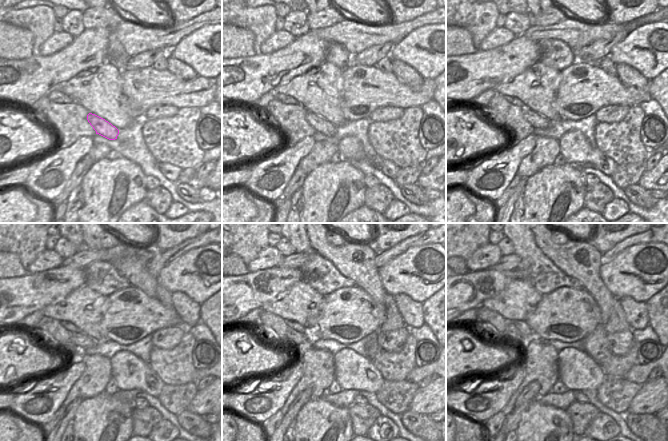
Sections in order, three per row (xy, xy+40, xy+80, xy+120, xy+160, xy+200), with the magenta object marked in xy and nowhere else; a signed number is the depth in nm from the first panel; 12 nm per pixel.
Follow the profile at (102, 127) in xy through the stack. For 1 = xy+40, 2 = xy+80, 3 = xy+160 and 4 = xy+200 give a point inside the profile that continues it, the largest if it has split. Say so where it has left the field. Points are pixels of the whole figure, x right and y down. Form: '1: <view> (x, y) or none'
1: xy+40 (320, 124)
2: xy+80 (536, 120)
3: xy+160 (300, 340)
4: xy+200 (511, 332)

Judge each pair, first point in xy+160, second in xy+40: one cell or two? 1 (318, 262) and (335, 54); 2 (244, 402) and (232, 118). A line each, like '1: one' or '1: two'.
1: one
2: two

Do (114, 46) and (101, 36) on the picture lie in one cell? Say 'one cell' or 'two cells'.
two cells

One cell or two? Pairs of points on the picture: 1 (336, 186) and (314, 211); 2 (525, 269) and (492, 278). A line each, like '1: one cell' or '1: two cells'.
1: one cell
2: two cells

